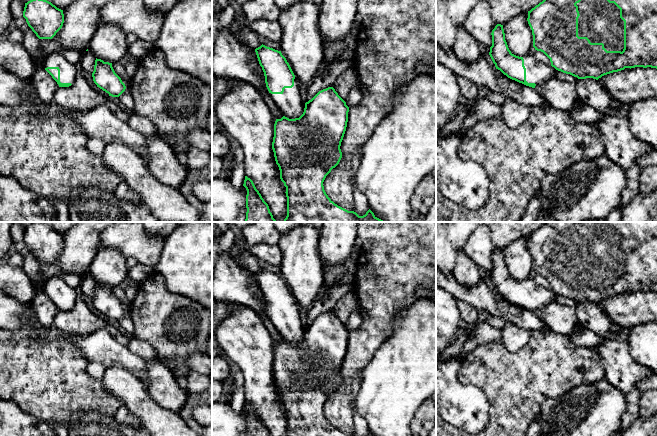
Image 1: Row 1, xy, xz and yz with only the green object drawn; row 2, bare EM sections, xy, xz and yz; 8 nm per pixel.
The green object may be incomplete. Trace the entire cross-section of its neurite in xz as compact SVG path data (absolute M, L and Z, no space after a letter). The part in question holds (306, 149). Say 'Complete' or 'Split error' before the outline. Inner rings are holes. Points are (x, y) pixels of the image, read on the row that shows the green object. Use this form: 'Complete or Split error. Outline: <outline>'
Split error. Outline: M262 44L255 49L255 52L264 72L267 92L284 115L275 121L272 142L275 161L280 170L280 179L286 187L287 216L284 222L385 222L377 218L370 209L365 215L359 216L354 211L348 211L338 206L324 190L323 182L326 176L342 158L340 146L346 131L349 112L346 102L333 87L328 87L319 91L305 103L300 94L299 82L281 51Z

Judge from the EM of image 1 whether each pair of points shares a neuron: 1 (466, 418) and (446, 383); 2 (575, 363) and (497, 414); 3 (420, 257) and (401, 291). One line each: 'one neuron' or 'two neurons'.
1: one neuron
2: one neuron
3: one neuron

